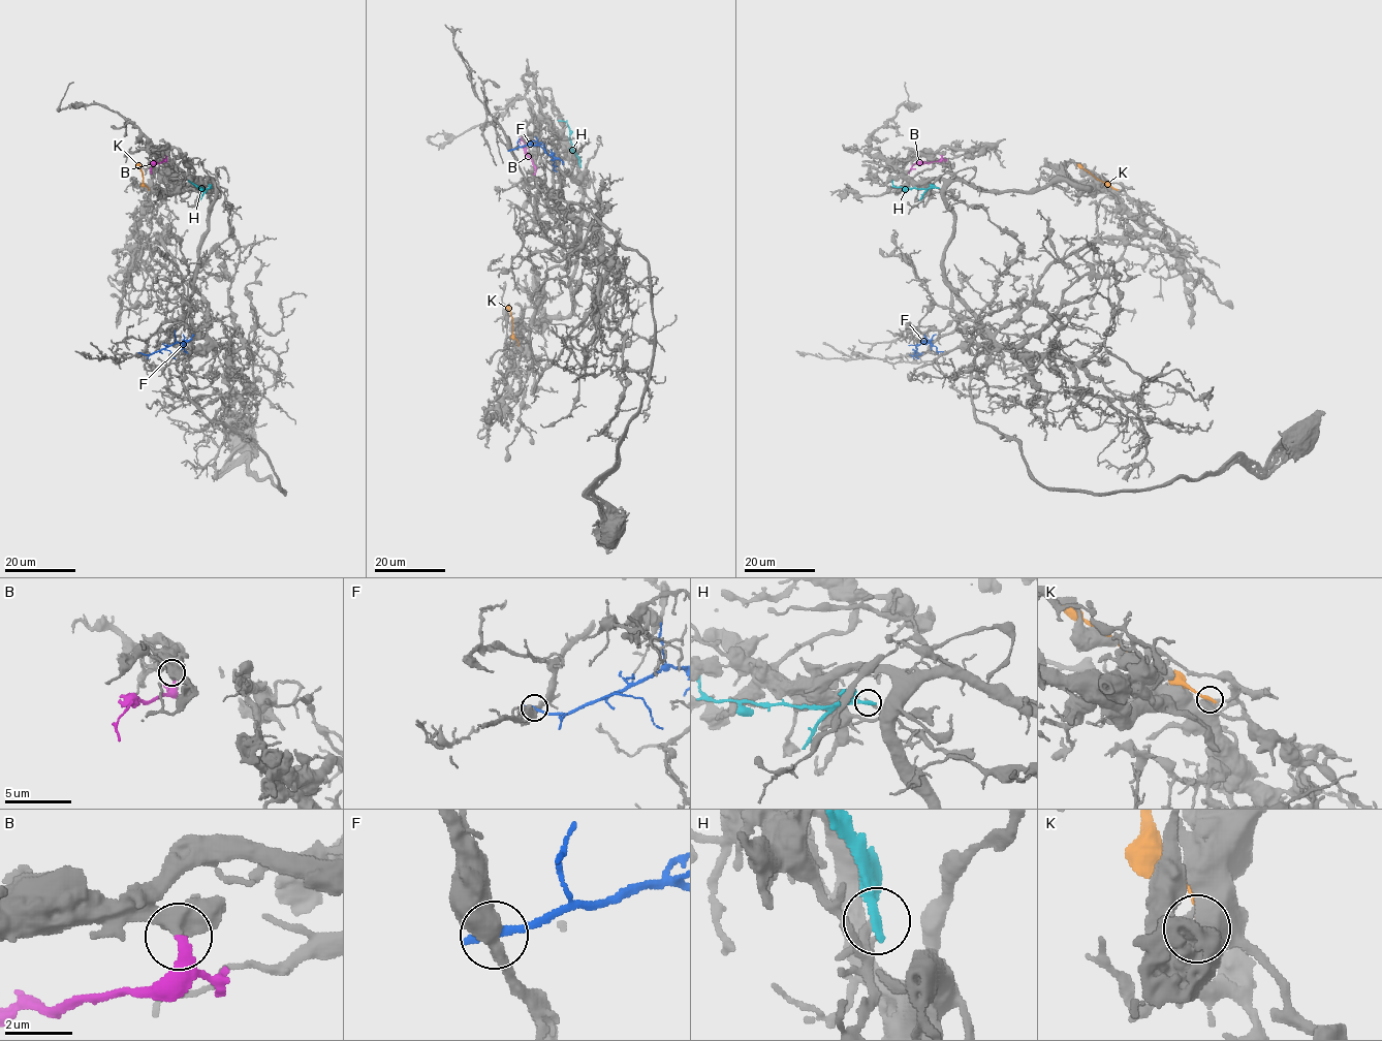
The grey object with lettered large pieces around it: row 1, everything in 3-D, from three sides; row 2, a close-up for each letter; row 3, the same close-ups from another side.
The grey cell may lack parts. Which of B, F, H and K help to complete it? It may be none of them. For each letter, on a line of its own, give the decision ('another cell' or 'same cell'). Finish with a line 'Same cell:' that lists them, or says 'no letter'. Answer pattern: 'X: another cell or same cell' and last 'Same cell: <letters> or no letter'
B: same cell
F: another cell
H: another cell
K: another cell
Same cell: B

